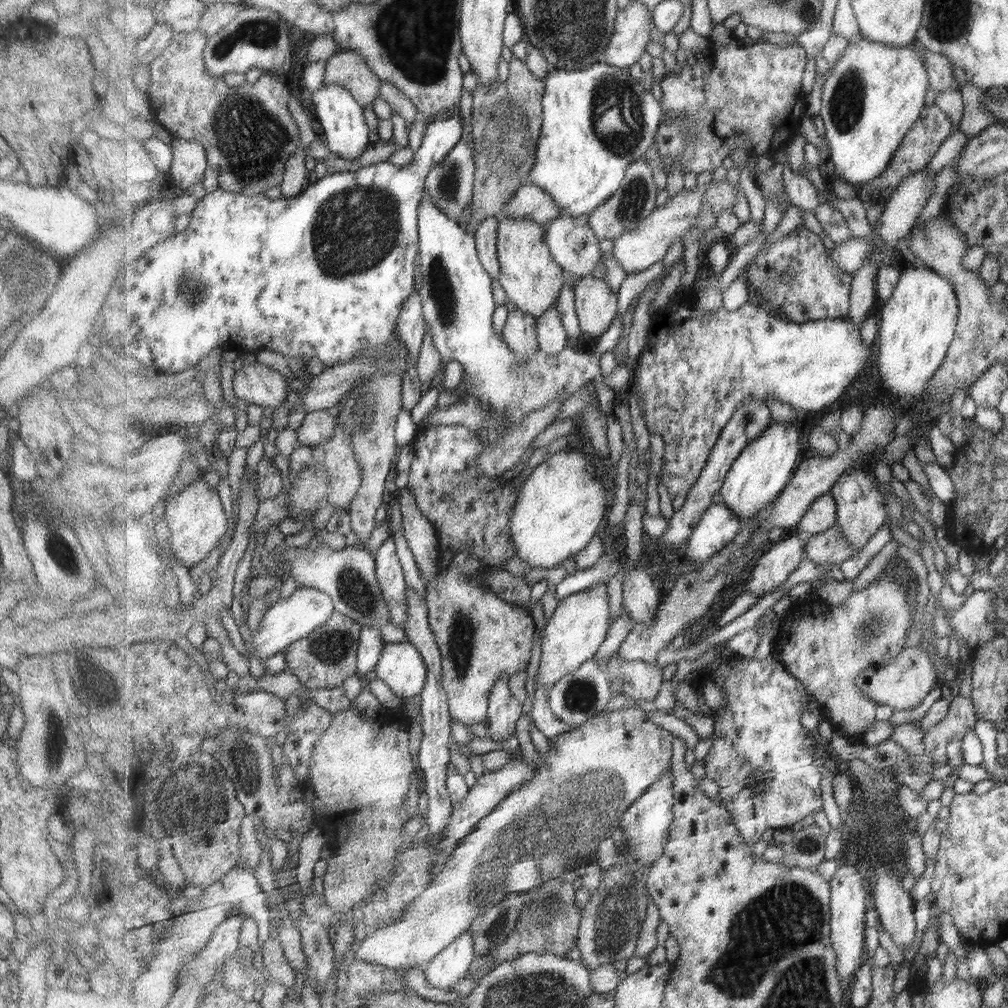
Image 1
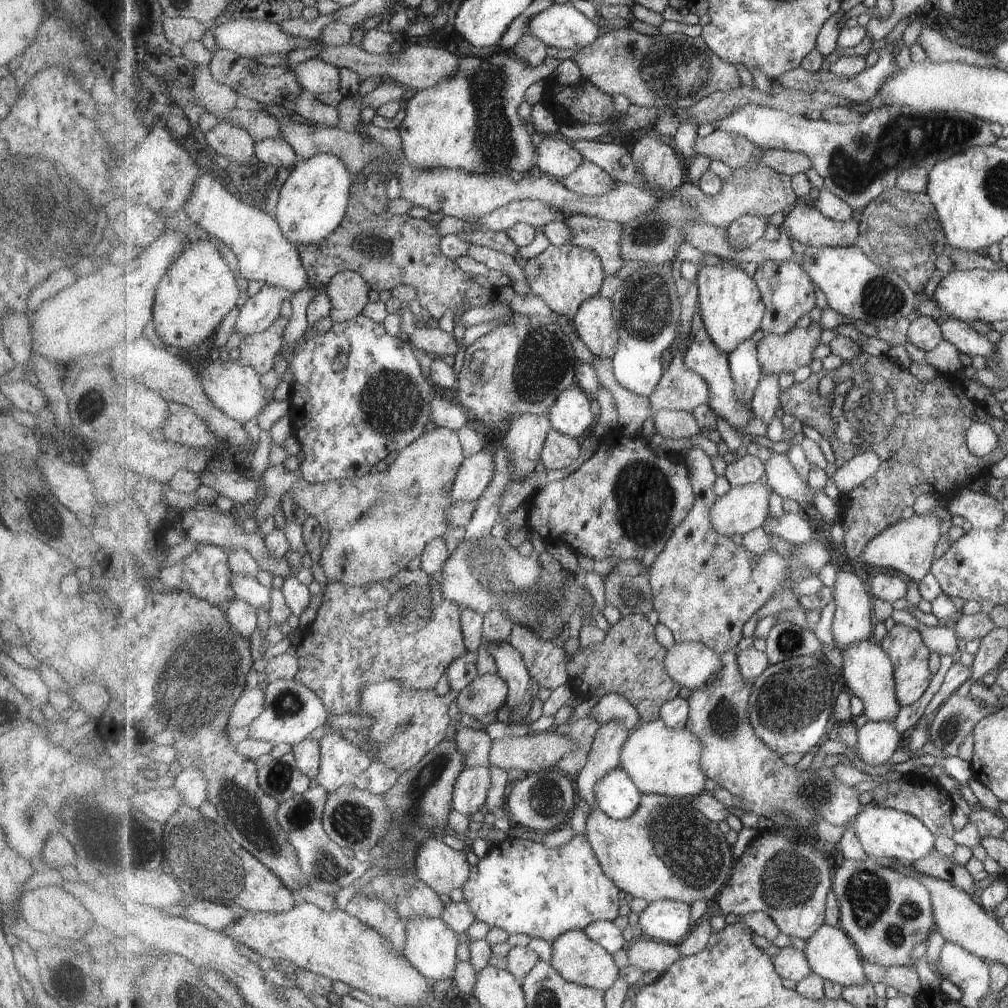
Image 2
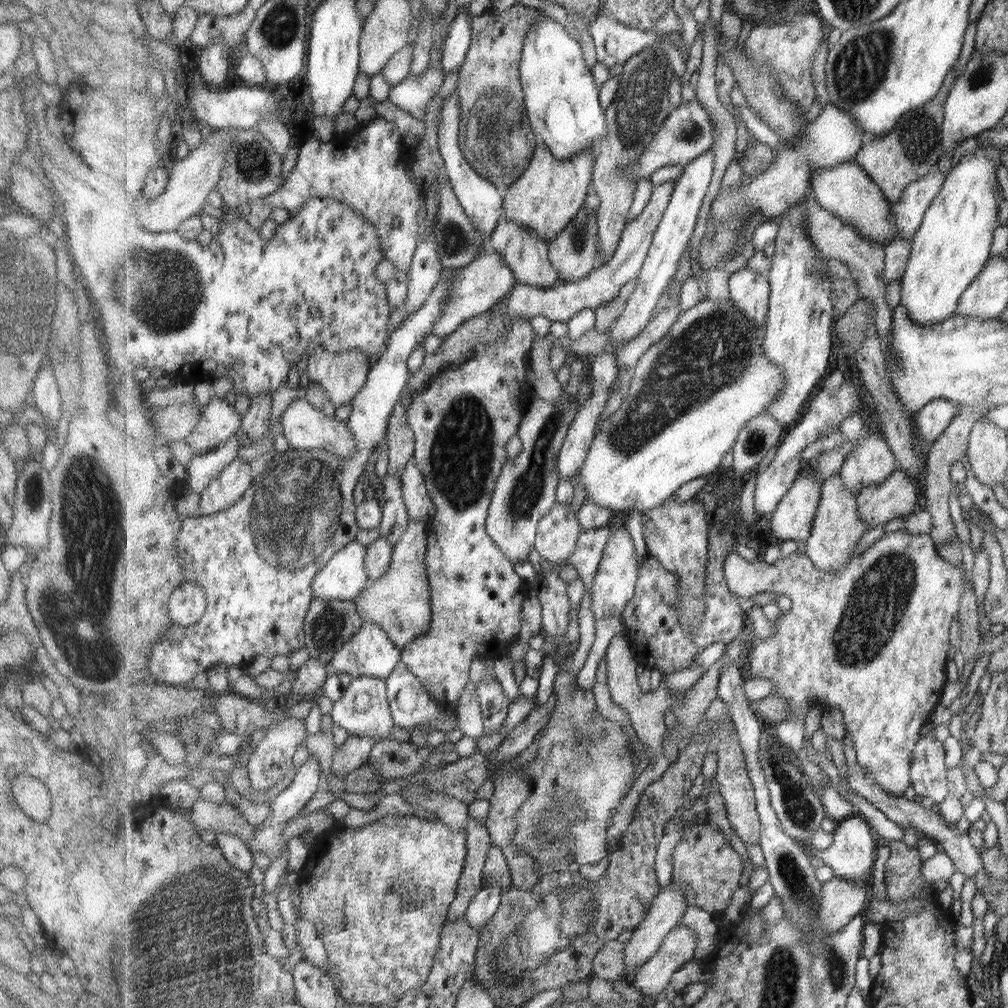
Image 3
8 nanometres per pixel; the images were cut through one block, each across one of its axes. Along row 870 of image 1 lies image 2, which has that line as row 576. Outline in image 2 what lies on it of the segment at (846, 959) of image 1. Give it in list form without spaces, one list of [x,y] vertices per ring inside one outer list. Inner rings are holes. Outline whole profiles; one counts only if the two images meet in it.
[[[839,570],[835,582],[837,614],[832,620],[831,635],[841,651],[853,644],[873,640],[873,606],[867,584],[853,572]]]

